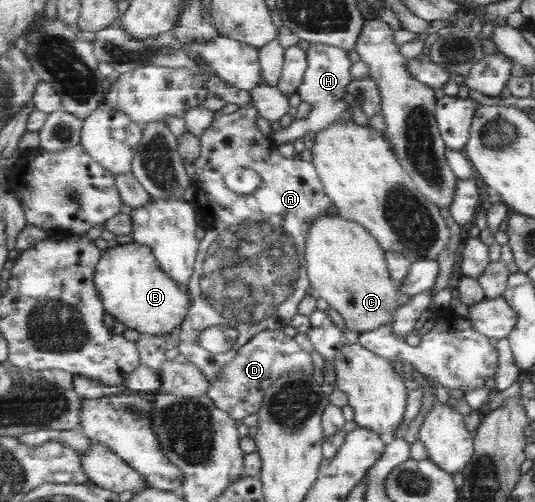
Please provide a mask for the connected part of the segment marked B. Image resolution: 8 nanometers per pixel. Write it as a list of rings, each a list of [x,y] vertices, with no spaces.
[[[139,242],[127,244],[112,243],[104,250],[103,258],[97,266],[96,282],[111,313],[129,328],[136,329],[141,335],[170,335],[181,327],[190,313],[191,295],[173,279],[158,260],[153,247]]]

